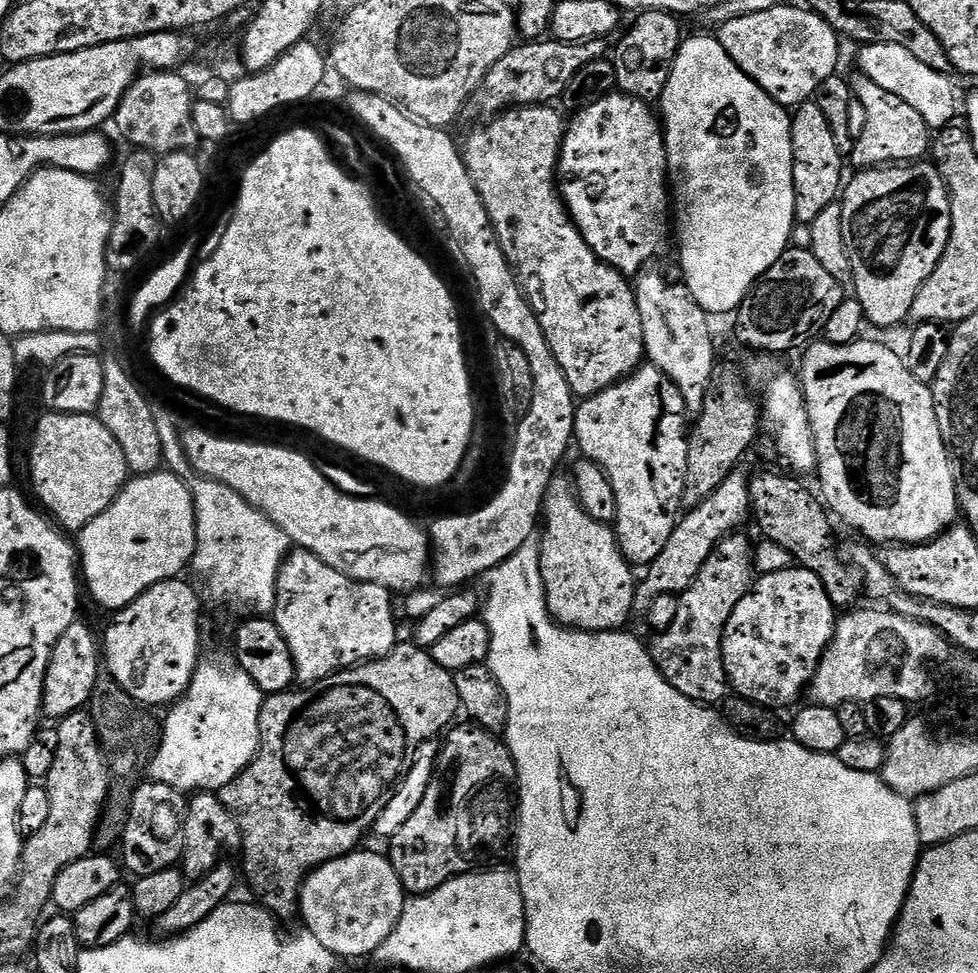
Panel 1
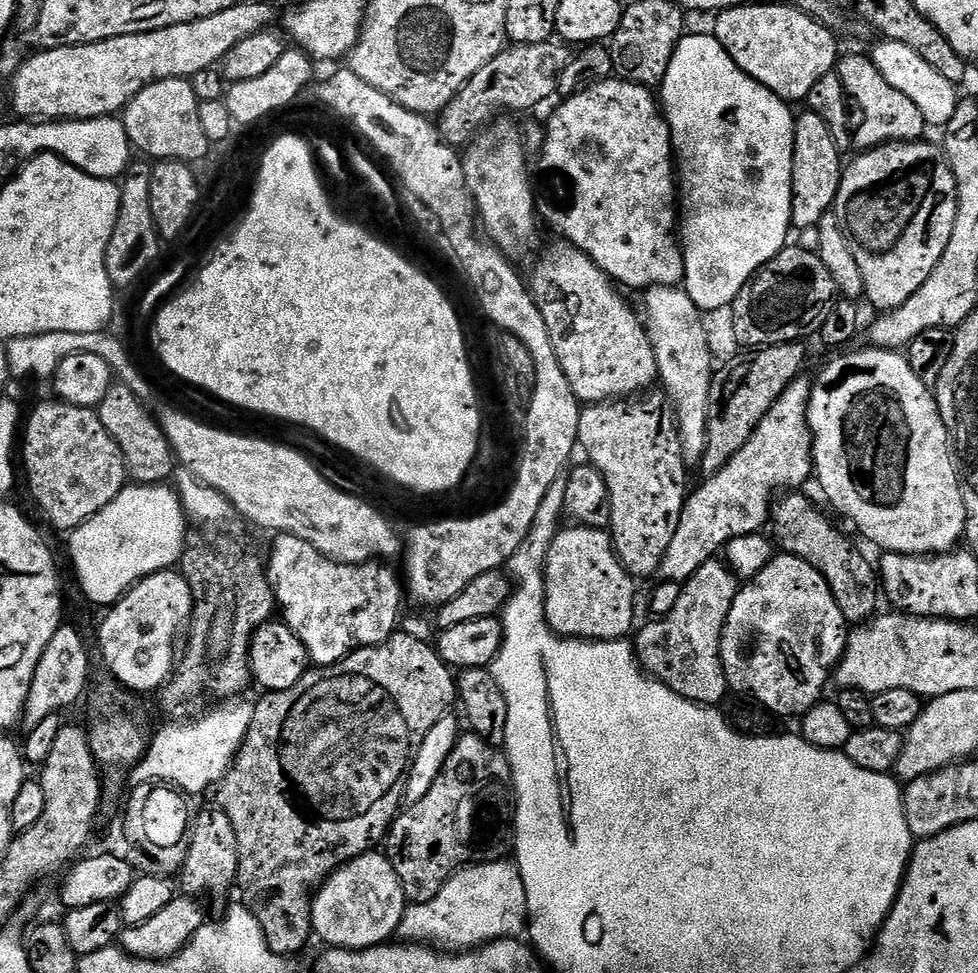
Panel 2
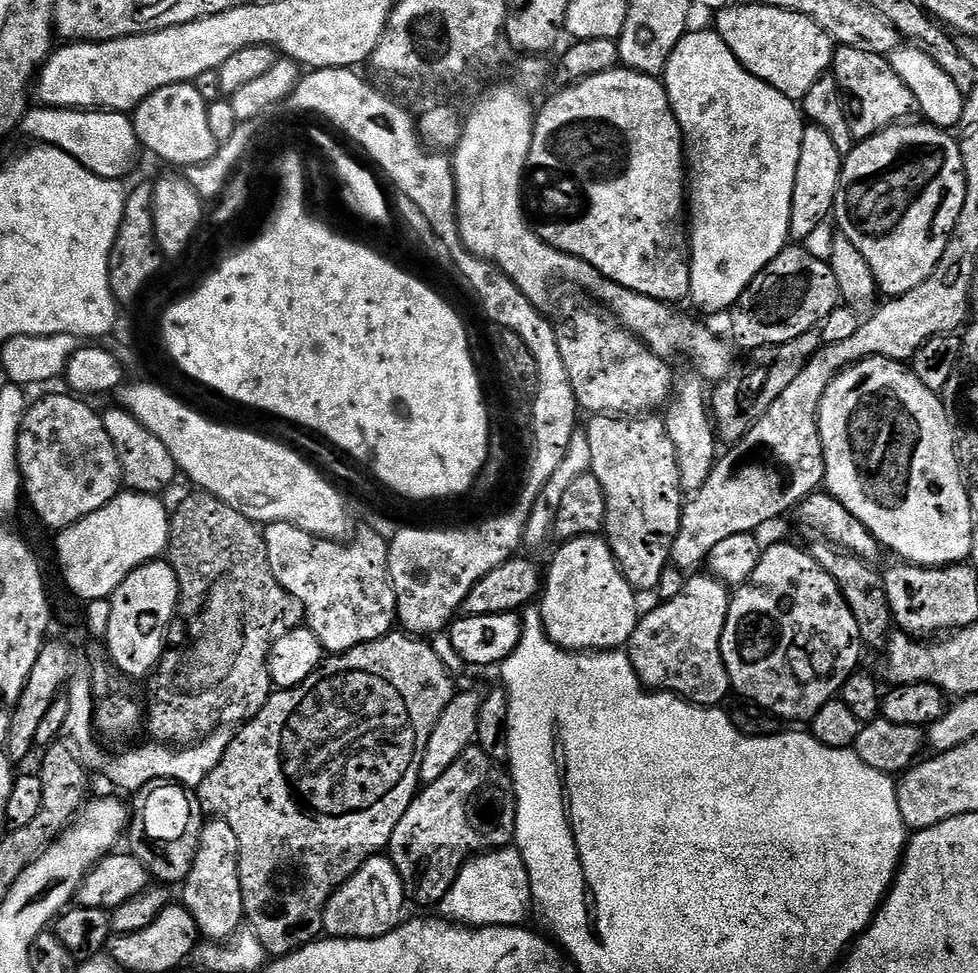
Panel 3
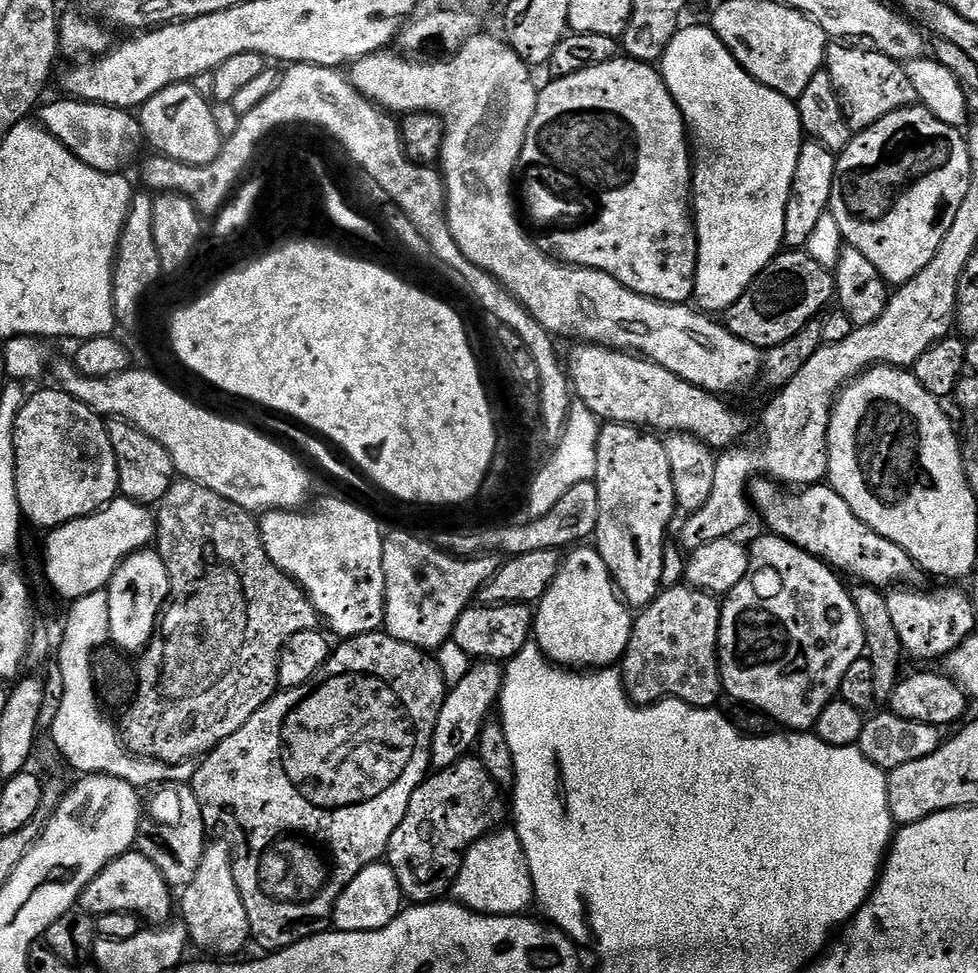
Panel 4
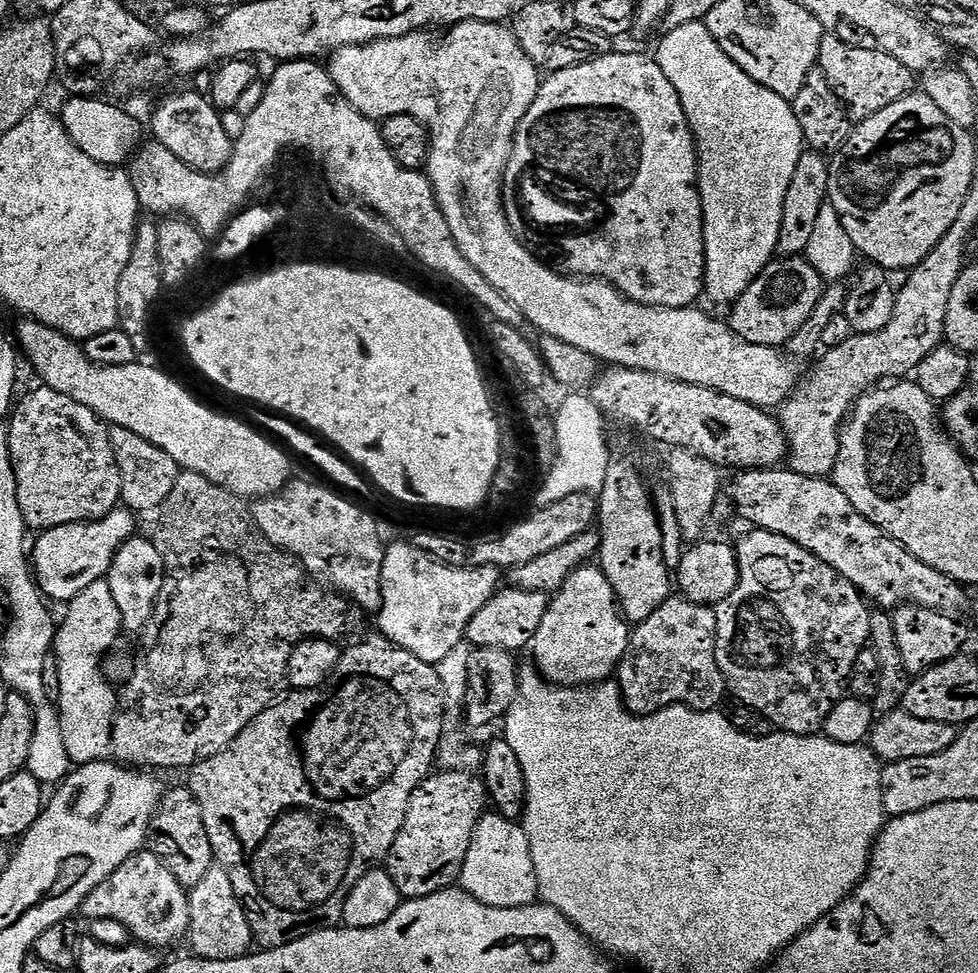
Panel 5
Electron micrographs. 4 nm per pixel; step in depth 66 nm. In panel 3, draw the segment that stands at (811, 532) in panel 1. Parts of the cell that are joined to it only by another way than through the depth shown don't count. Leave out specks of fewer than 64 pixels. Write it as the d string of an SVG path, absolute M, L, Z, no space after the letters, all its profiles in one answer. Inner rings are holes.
M823 538L813 539L810 551L813 558L834 578L842 598L846 598L846 606L850 606L850 614L854 614L854 622L858 622L858 634L865 645L883 649L888 643L888 637L894 631L894 621L890 602L886 598L883 575L872 569L873 565L867 560L859 560L853 552L847 552L839 544Z

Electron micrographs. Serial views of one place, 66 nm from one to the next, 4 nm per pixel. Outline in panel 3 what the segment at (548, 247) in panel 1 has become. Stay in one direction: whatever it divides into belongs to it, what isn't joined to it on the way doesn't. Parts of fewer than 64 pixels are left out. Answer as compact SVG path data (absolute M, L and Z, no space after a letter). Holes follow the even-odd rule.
M576 294L573 300L561 306L560 320L556 324L558 351L570 373L570 386L574 386L574 398L580 403L581 409L588 414L652 414L660 410L656 408L663 409L674 395L674 372L668 369L669 365L663 358L654 355L638 337L630 335L619 323L611 319L604 320L605 313L599 307L596 309L591 306L596 307L583 295Z

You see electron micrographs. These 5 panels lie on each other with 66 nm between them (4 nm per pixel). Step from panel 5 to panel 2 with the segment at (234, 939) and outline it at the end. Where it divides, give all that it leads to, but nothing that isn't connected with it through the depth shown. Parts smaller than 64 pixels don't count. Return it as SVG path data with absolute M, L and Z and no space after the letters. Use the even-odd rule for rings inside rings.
M211 811L202 813L197 820L195 817L190 824L188 853L184 859L184 866L178 873L178 884L185 896L220 896L234 888L238 880L238 834L234 834L234 826L230 826L230 818L226 818L224 812Z

